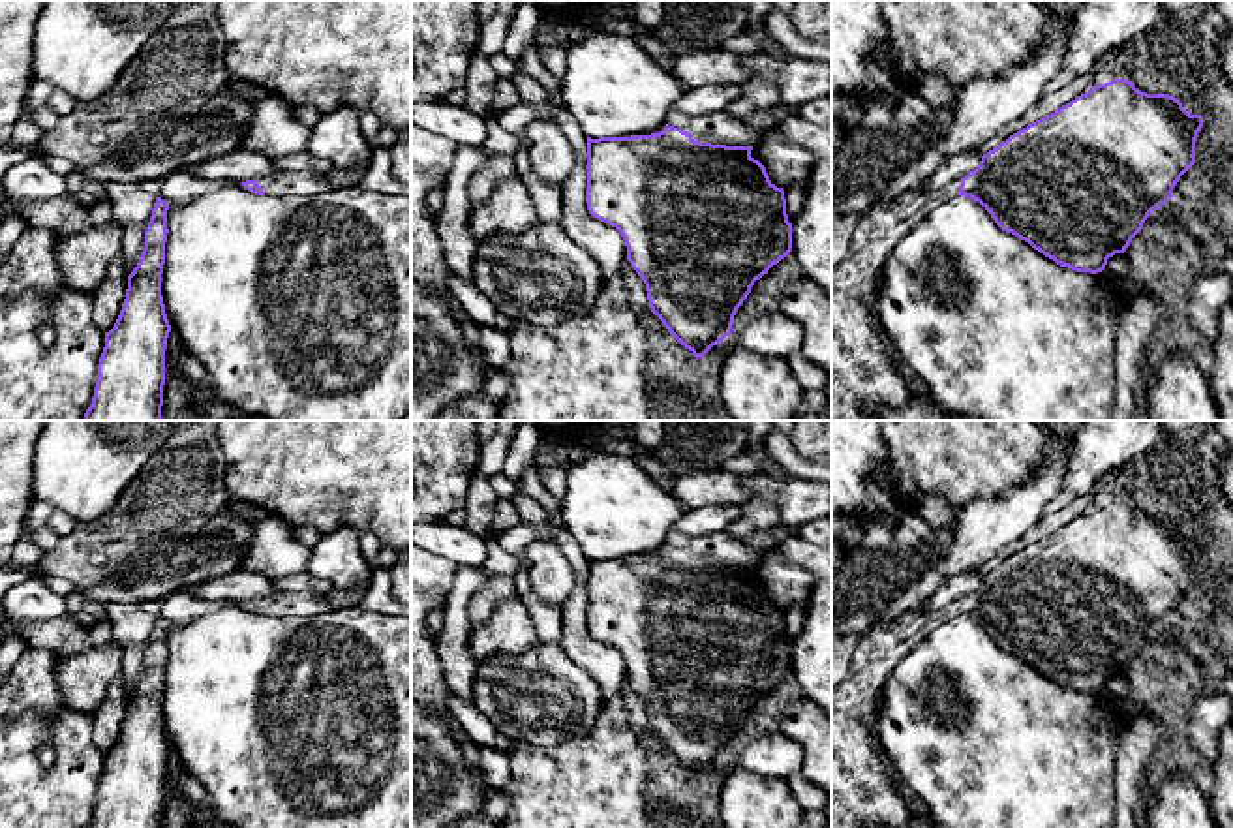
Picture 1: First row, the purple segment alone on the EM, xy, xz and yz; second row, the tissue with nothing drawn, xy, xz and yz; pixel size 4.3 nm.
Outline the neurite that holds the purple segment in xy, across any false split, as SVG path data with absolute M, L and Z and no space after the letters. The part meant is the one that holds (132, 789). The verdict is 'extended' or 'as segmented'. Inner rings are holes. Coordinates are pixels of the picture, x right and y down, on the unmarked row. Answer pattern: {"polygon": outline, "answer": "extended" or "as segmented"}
{"polygon": "M156 618L145 668L128 697L114 747L105 753L90 828L161 828L171 745L161 715L169 625Z", "answer": "as segmented"}

